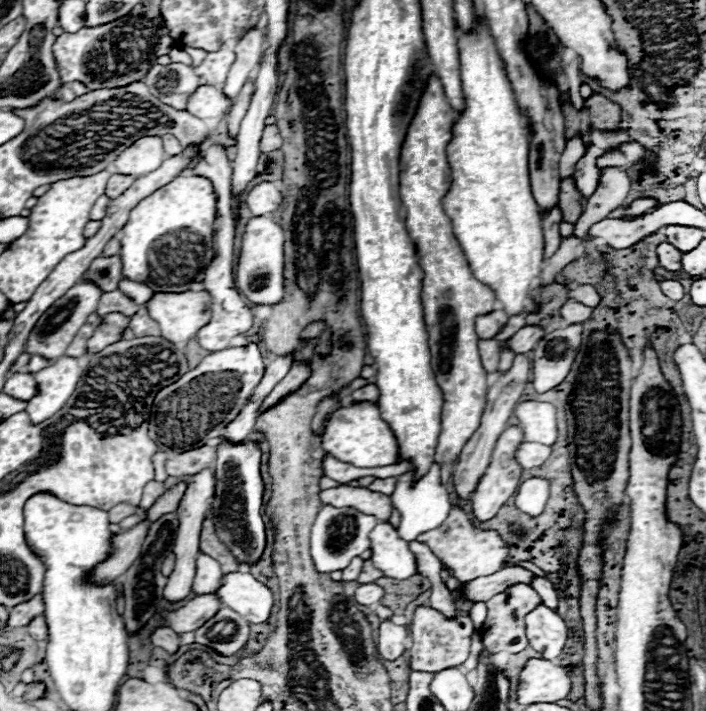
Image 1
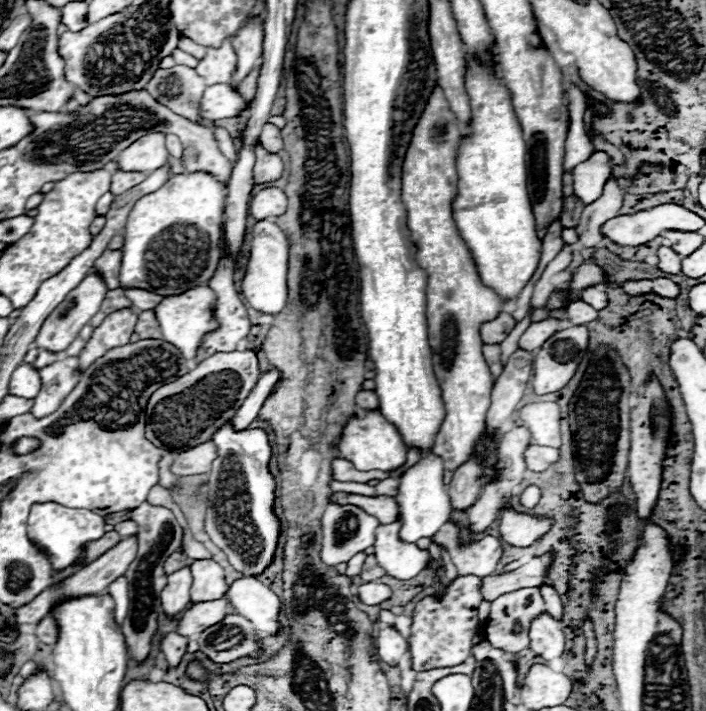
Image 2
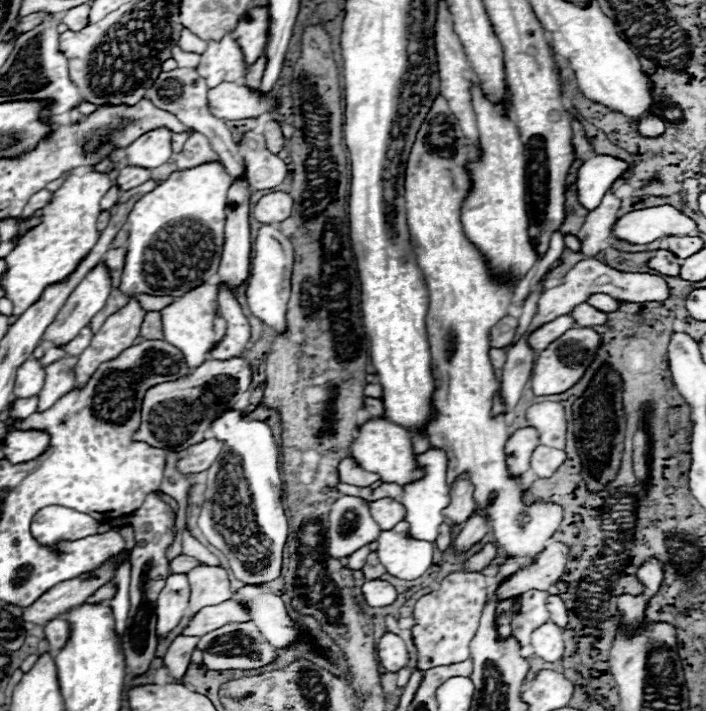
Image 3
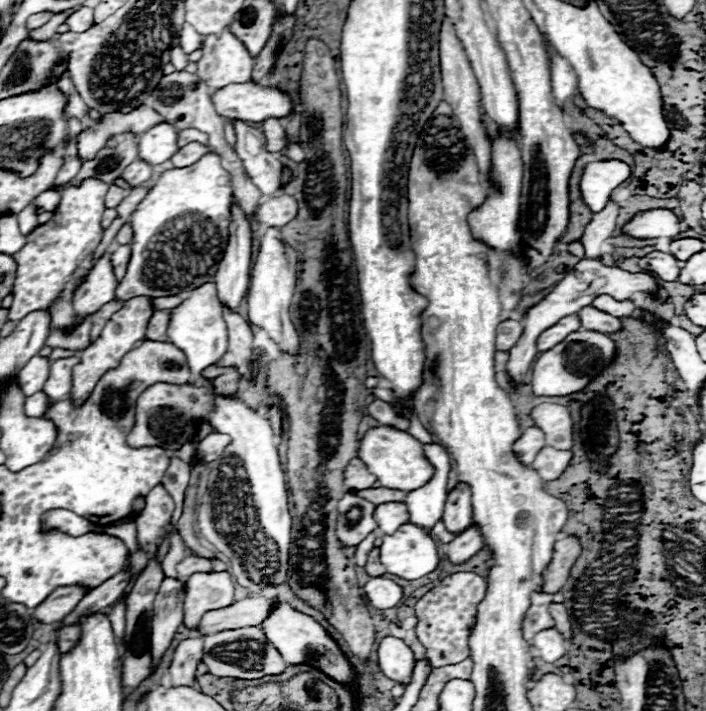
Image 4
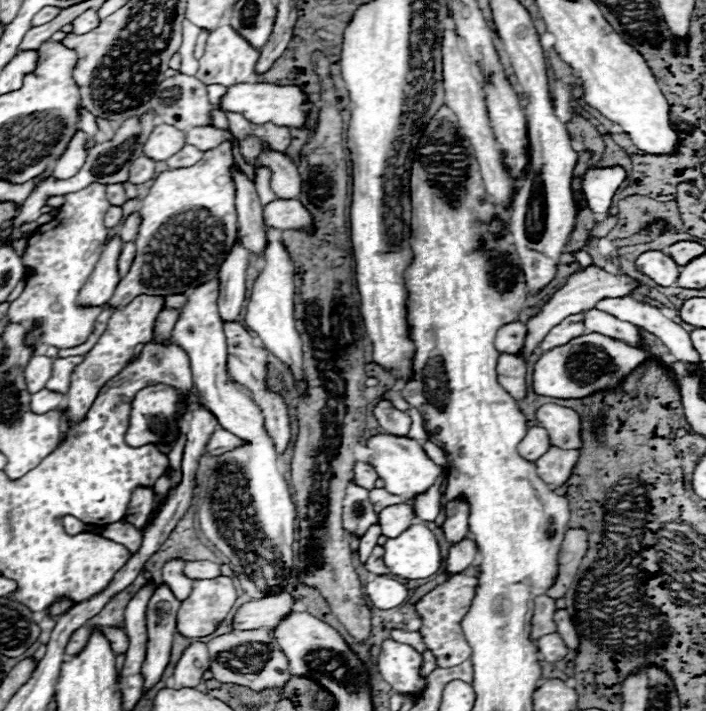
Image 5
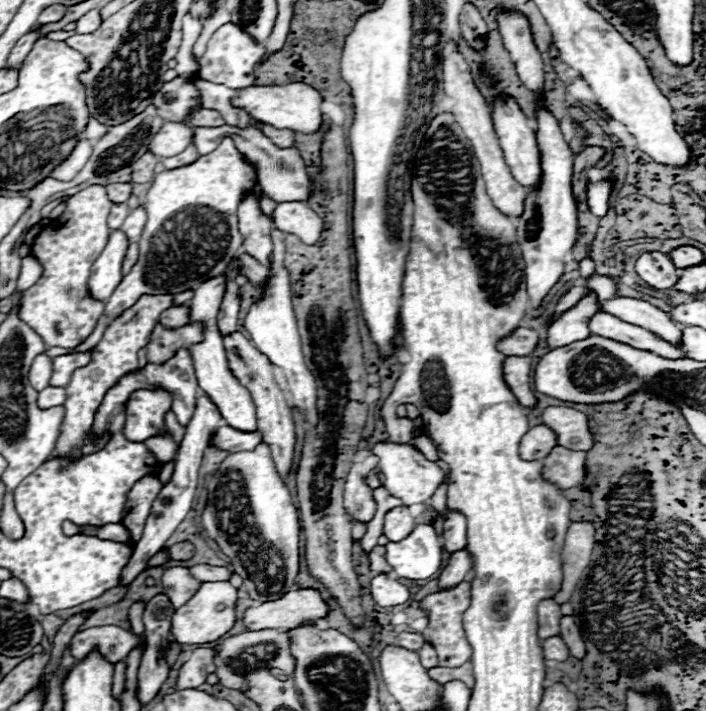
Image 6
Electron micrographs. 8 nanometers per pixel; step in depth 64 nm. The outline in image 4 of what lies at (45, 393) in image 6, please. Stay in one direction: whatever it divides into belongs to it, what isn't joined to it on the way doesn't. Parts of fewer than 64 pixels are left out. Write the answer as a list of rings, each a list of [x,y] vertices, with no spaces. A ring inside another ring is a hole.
[[[38,392],[38,394],[34,394],[34,396],[24,400],[24,414],[26,416],[42,416],[42,412],[46,412],[50,406],[52,404],[48,402],[46,394]]]

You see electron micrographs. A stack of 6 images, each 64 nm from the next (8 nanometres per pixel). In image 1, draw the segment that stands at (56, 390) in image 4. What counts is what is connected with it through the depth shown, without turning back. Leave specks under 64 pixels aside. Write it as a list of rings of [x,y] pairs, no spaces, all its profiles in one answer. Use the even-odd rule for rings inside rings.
[[[62,356],[58,364],[52,364],[34,374],[38,392],[28,402],[26,414],[30,416],[32,424],[40,424],[46,418],[54,416],[58,410],[64,408],[66,400],[72,396],[78,380],[82,376],[82,368],[76,358]]]

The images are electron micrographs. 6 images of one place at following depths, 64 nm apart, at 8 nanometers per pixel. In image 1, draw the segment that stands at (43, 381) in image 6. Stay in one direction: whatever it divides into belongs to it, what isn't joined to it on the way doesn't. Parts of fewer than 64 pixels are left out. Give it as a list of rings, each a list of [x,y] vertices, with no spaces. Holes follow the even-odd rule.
[[[16,372],[8,376],[2,392],[16,400],[30,400],[36,394],[36,380],[28,372]]]

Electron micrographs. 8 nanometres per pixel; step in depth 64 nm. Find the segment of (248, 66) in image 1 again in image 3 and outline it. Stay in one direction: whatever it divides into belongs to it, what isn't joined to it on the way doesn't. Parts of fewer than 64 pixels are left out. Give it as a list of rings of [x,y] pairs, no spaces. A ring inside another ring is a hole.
[[[250,8],[232,34],[232,38],[242,48],[246,66],[252,66],[262,56],[268,40],[266,36],[268,36],[268,8]]]

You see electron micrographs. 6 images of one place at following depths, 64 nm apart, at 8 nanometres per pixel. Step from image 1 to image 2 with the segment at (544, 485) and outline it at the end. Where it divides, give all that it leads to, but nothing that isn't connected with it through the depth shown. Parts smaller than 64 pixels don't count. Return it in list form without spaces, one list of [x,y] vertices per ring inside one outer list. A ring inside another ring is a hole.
[[[528,486],[528,488],[520,494],[520,506],[526,508],[526,510],[532,510],[538,502],[540,502],[540,488],[538,488],[538,486]]]

